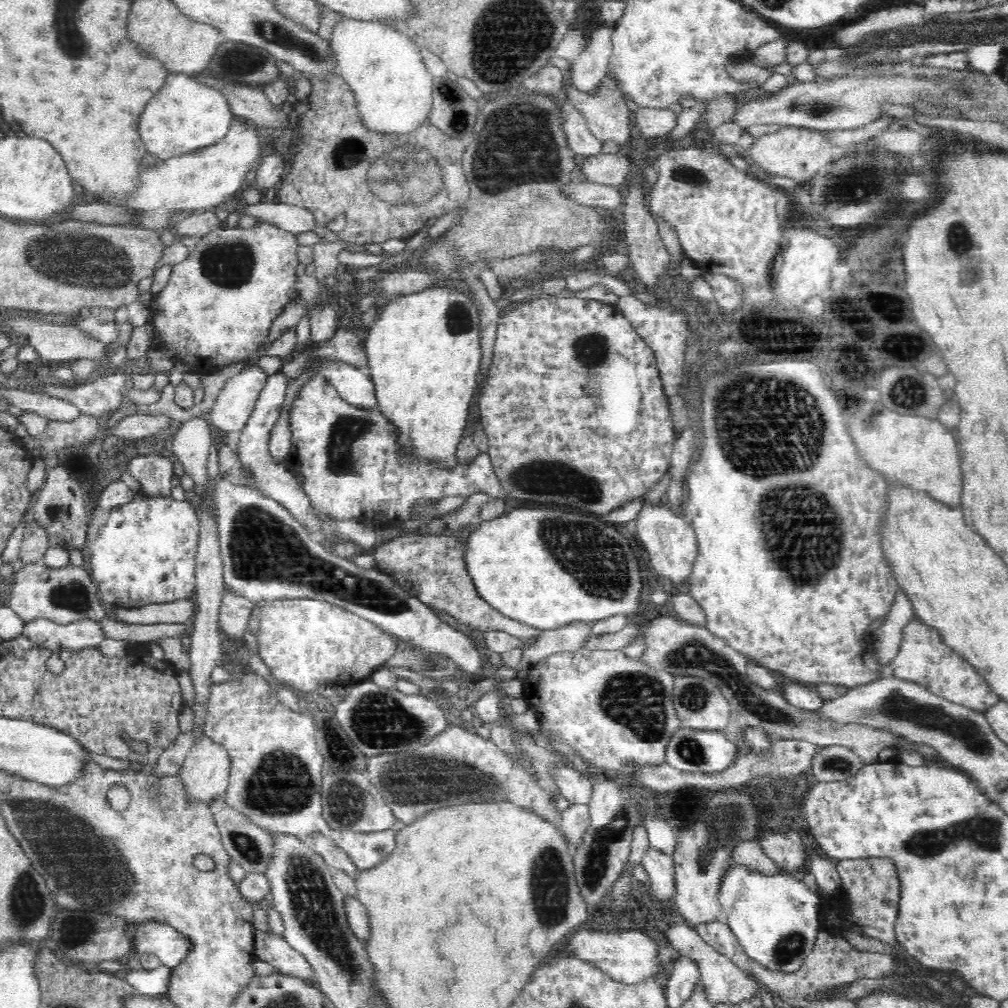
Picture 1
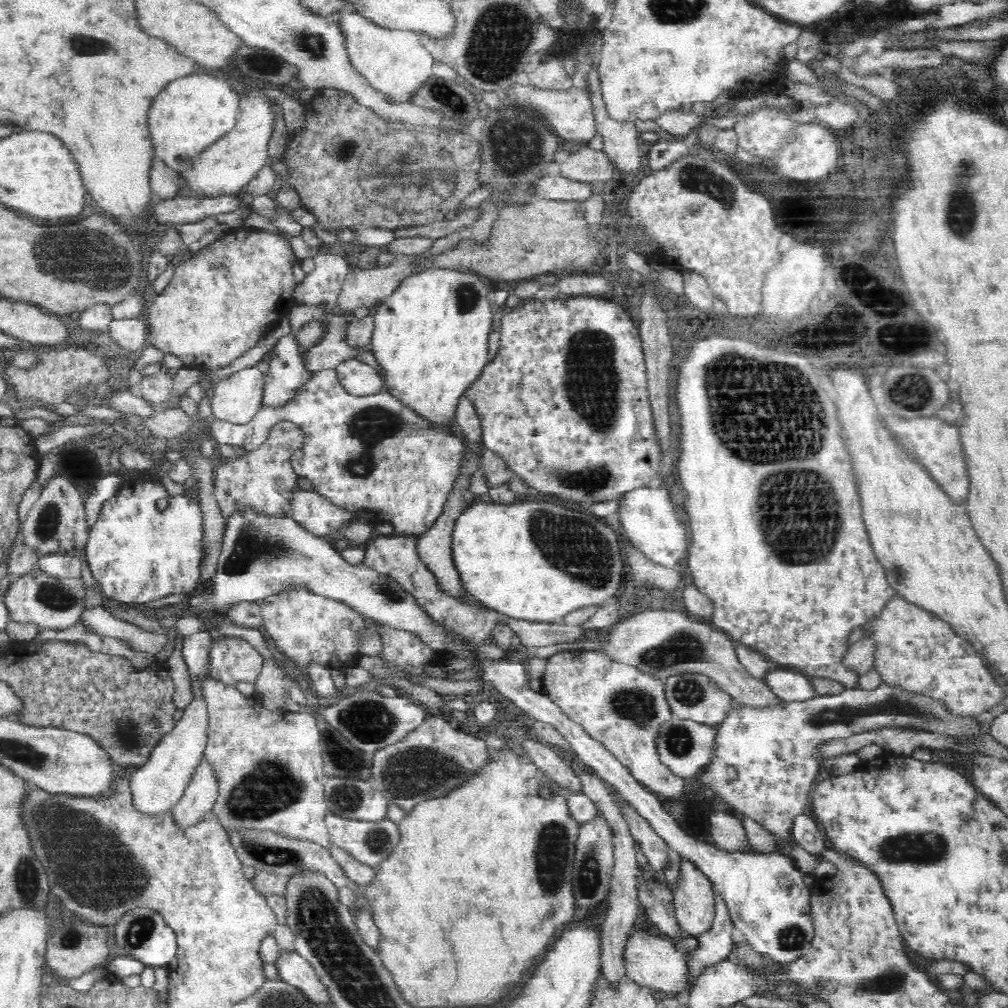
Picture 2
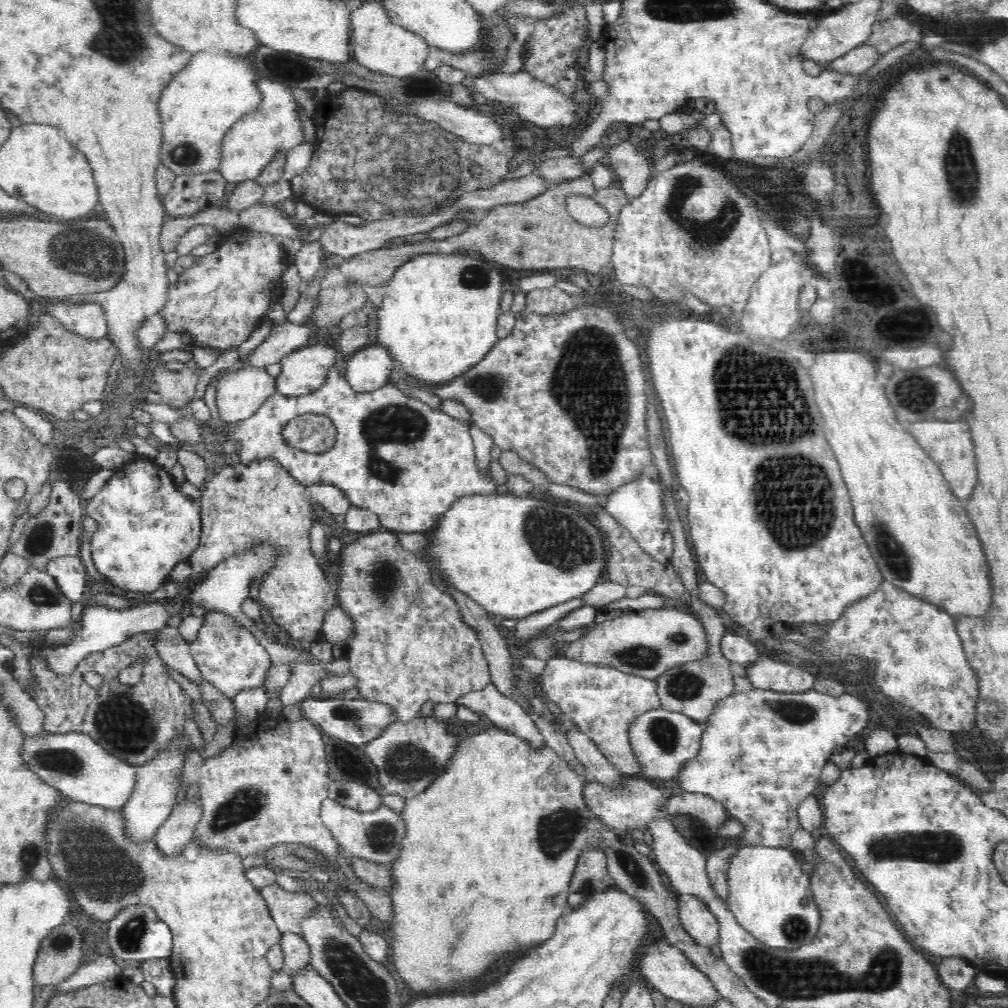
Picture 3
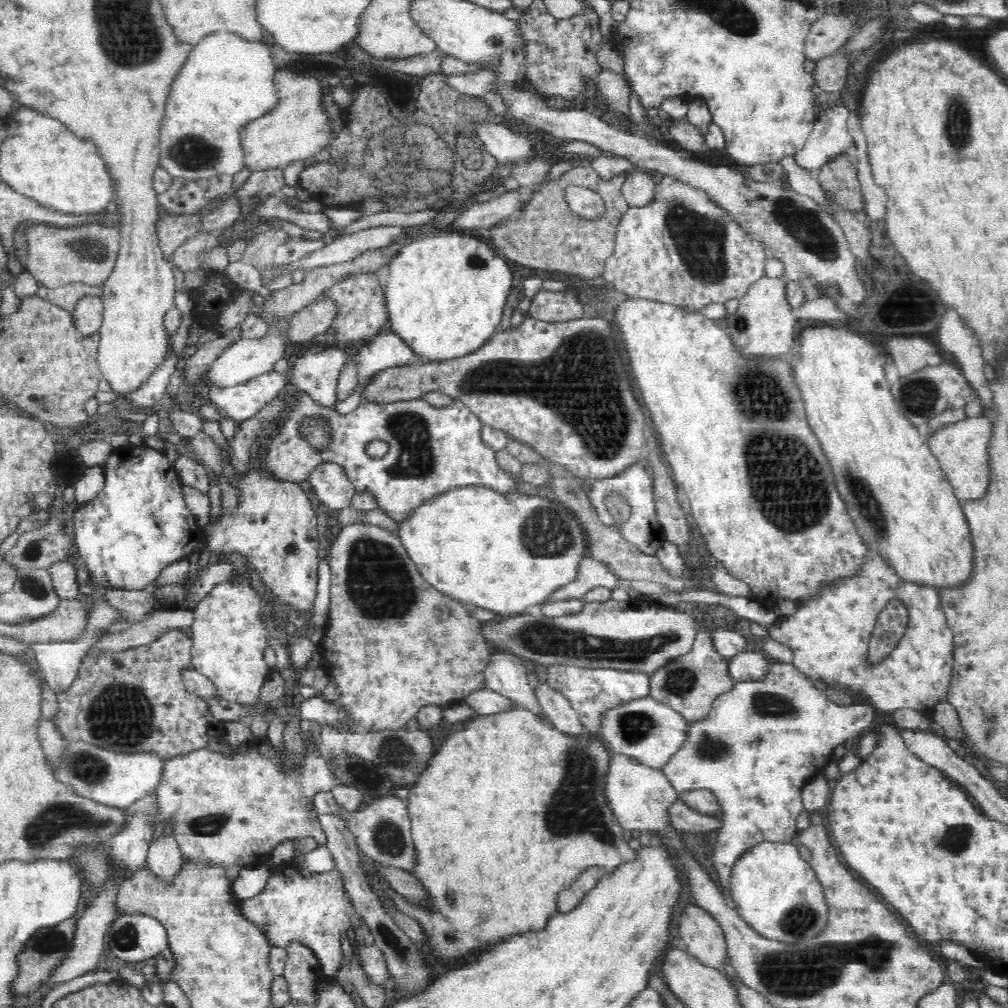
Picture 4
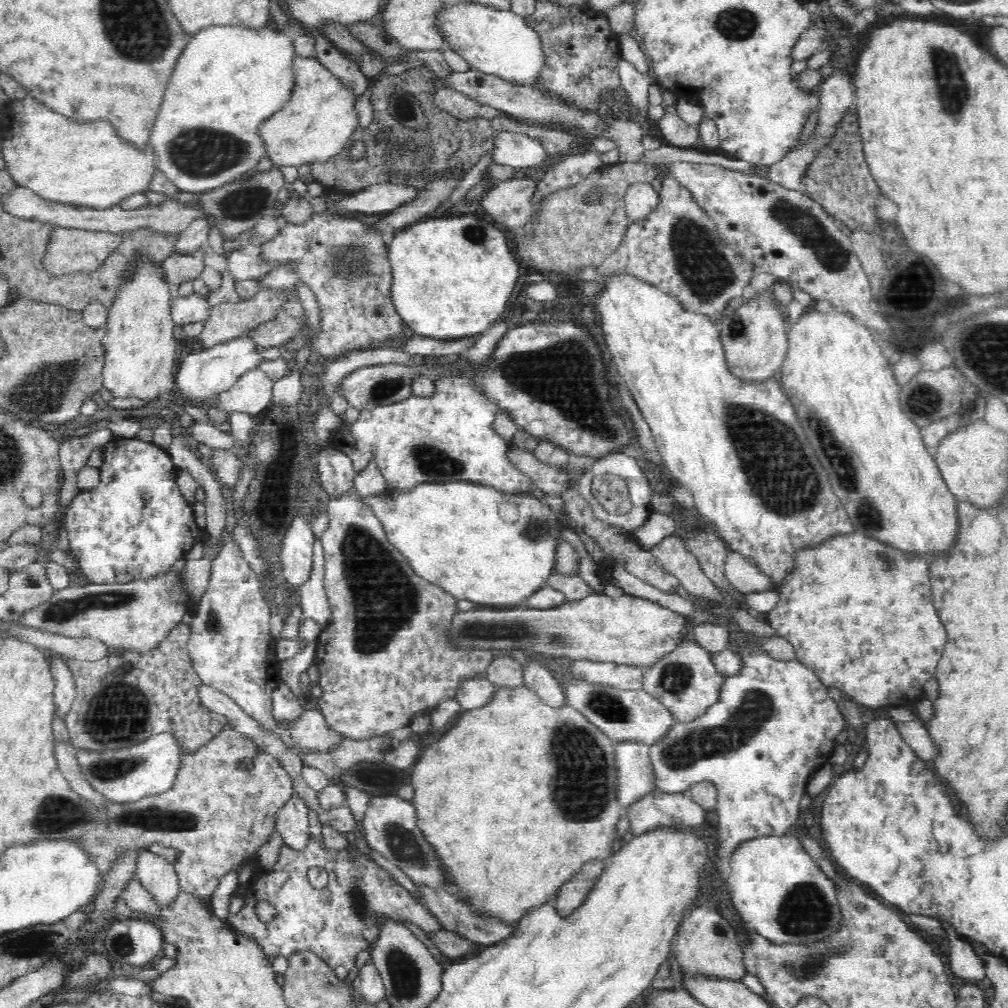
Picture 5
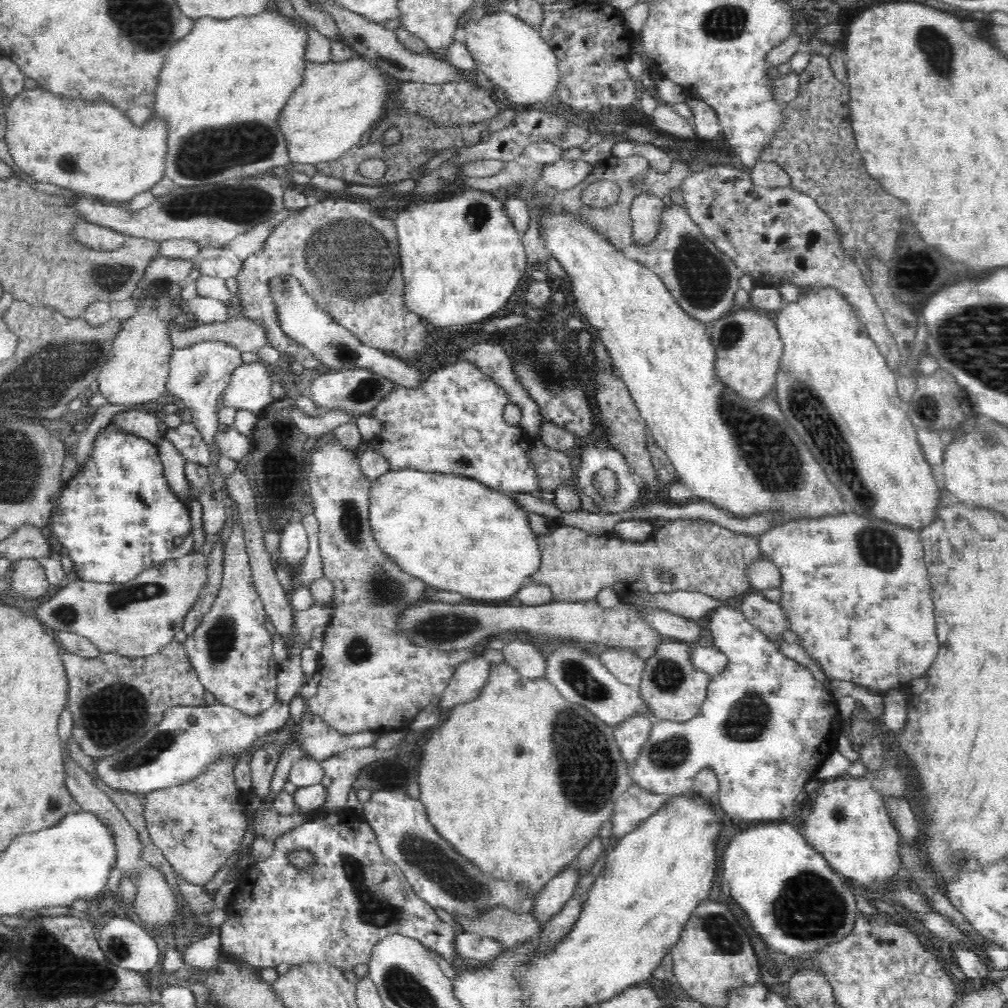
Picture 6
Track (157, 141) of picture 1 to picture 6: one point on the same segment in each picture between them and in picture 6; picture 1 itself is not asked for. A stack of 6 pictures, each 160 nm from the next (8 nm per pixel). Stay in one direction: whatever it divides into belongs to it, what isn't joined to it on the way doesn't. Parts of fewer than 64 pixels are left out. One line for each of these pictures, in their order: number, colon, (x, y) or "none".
2: (188, 114)
3: (203, 101)
4: (227, 82)
5: (230, 80)
6: (220, 91)

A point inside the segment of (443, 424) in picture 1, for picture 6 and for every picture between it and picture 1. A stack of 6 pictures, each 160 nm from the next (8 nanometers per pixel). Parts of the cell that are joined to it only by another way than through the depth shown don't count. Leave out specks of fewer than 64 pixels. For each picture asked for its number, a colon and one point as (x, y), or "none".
2: (430, 339)
3: (438, 317)
4: (445, 295)
5: (452, 277)
6: (460, 258)

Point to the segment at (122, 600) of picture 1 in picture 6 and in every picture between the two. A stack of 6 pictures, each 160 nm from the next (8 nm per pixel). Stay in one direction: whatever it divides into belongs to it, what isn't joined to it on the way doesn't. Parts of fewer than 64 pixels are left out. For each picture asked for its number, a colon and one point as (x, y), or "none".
2: (145, 545)
3: (146, 527)
4: (139, 523)
5: (136, 523)
6: (119, 517)

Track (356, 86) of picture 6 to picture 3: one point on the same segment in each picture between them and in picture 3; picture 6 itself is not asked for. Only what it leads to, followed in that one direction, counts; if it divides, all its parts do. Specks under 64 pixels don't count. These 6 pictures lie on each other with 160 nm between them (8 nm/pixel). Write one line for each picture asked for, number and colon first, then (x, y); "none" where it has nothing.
3: (273, 125)
4: (295, 127)
5: (314, 125)

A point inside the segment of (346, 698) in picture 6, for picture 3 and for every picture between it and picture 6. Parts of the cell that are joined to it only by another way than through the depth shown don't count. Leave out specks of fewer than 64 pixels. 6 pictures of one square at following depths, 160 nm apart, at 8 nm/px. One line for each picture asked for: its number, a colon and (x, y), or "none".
3: (412, 645)
4: (393, 644)
5: (386, 652)

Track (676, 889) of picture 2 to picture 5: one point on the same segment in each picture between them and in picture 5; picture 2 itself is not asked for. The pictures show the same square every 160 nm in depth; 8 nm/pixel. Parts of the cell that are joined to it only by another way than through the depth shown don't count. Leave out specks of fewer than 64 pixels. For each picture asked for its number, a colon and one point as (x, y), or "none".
3: (700, 923)
4: (700, 932)
5: (705, 943)

